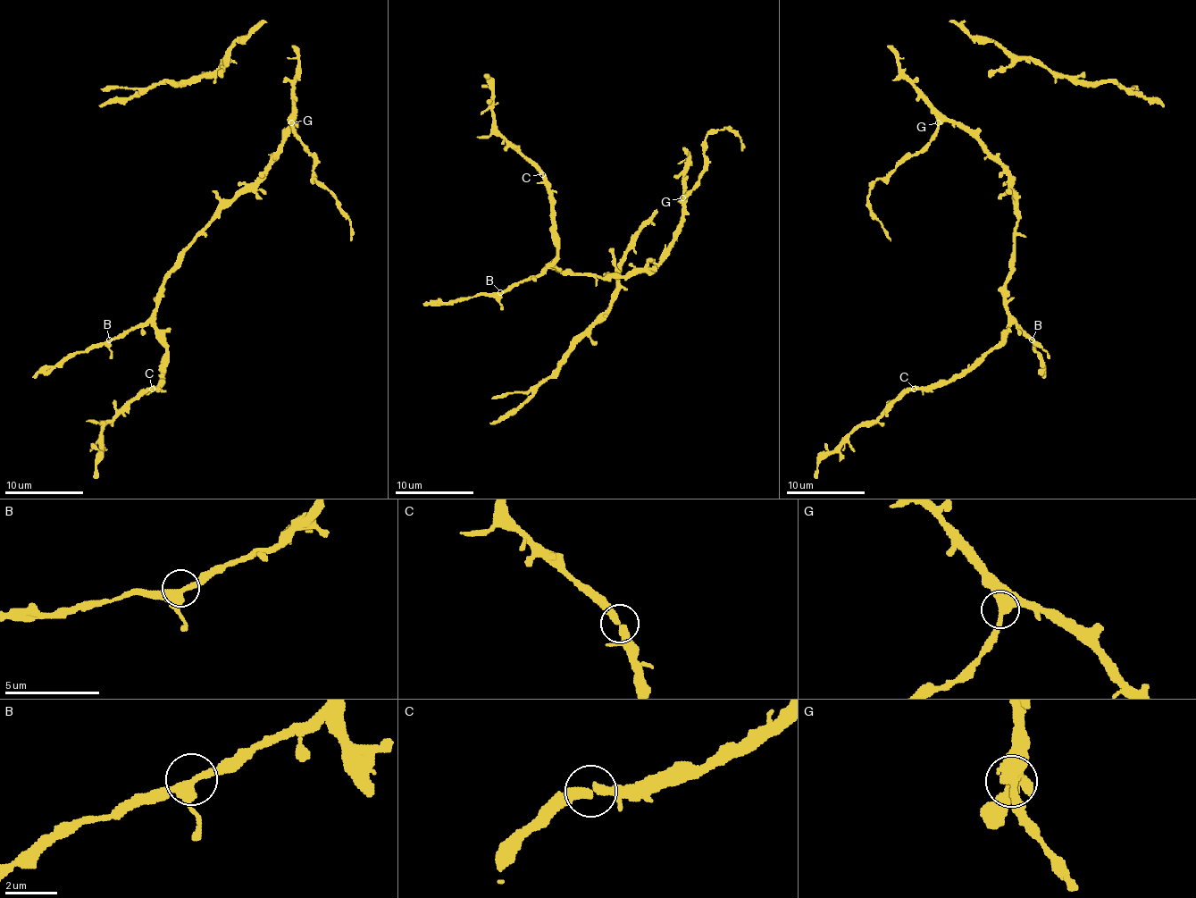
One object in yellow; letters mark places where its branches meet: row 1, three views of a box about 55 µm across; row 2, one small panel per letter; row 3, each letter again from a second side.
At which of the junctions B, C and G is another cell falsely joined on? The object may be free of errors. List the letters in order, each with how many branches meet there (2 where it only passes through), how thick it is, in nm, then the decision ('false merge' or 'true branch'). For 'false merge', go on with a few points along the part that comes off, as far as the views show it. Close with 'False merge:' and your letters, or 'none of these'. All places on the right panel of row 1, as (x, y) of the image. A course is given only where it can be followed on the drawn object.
B: 3 branches meet; 320 nm thick; true branch
C: 3 branches meet; 280 nm thick; true branch
G: 3 branches meet; 420 nm thick; true branch
False merge: none of these

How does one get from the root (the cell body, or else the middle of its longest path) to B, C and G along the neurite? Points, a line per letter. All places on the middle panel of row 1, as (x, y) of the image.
B: (666, 249), (653, 268), (633, 268), (623, 276), (564, 274), (547, 266), (500, 292)
C: (666, 249), (653, 268), (633, 268), (623, 276), (545, 268), (556, 255), (556, 231), (543, 174)
G: (666, 249), (680, 225), (682, 197)

